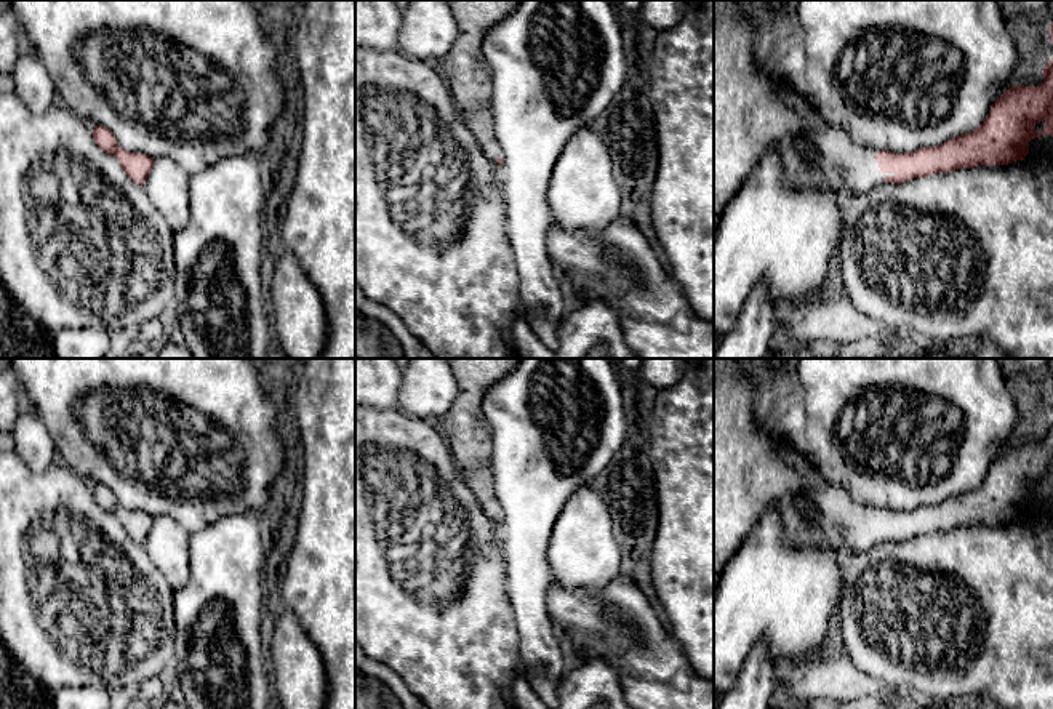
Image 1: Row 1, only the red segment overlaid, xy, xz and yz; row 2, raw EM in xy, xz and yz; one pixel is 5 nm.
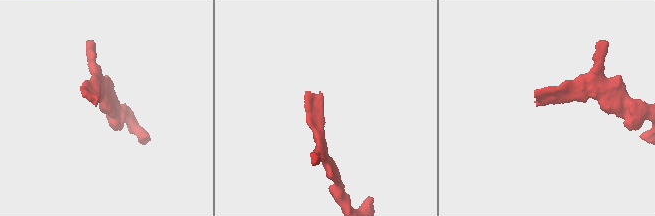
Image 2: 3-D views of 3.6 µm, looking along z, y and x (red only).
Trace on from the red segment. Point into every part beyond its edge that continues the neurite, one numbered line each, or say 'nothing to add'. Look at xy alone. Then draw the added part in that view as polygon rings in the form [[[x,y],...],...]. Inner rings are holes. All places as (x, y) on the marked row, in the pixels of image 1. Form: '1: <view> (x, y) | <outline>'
nothing to add

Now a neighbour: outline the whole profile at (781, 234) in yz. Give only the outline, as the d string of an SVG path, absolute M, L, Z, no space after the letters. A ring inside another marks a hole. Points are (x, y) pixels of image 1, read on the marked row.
M773 147L762 157L725 206L714 230L714 331L720 338L735 330L741 309L759 282L767 283L768 294L783 307L827 290L829 262L837 254L842 211L853 195L847 189L834 190L821 184L787 184L781 152Z

